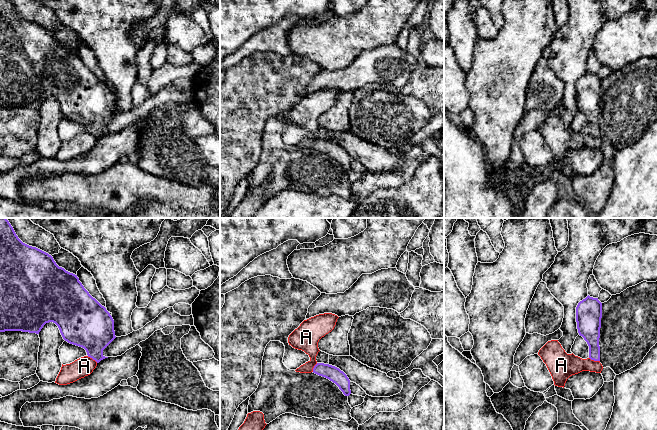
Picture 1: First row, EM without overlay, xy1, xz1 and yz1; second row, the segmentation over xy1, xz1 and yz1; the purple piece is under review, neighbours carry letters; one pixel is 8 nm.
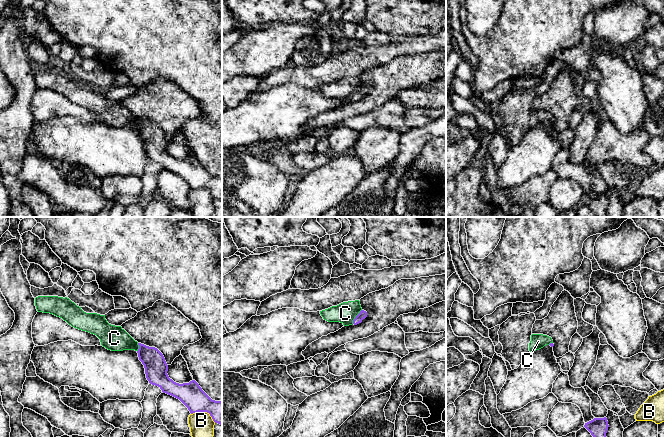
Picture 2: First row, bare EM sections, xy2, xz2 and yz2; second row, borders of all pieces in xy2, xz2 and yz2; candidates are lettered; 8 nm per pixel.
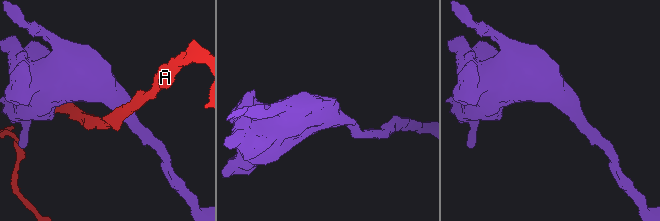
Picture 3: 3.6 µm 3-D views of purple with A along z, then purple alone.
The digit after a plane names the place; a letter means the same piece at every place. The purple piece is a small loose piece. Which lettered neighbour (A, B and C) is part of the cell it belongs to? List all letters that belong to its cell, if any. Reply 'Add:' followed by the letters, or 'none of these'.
Add: C

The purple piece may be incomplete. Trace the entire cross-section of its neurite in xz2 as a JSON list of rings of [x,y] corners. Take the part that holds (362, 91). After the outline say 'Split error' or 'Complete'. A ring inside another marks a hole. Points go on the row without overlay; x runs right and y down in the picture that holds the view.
[[[359,76],[343,78],[320,87],[320,90],[328,98],[340,98],[344,102],[357,101],[367,93],[367,88],[361,84]]]. Split error

